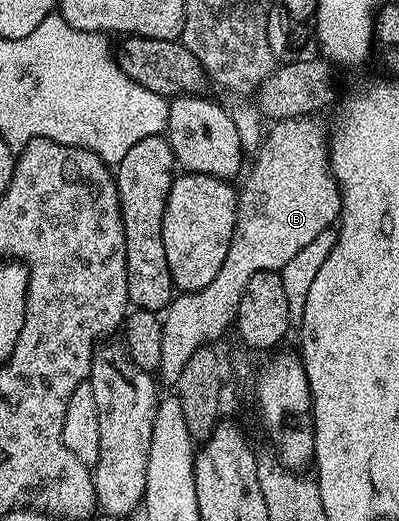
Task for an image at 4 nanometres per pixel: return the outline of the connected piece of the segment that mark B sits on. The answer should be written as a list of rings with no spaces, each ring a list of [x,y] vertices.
[[[314,116],[305,118],[289,118],[283,122],[274,122],[265,131],[262,146],[253,155],[251,164],[245,171],[246,183],[238,190],[238,211],[236,212],[236,228],[232,232],[232,240],[228,244],[228,256],[224,256],[224,264],[220,264],[220,272],[204,288],[189,292],[175,293],[174,299],[164,311],[162,318],[162,339],[164,352],[160,375],[166,382],[176,384],[180,380],[180,372],[188,364],[192,352],[202,346],[217,343],[217,338],[226,329],[235,325],[240,308],[240,300],[244,296],[244,288],[248,288],[248,280],[256,276],[256,272],[276,270],[281,272],[284,264],[300,252],[307,244],[312,244],[320,232],[331,229],[337,223],[342,212],[342,189],[330,171],[330,147],[328,130],[318,123]]]

